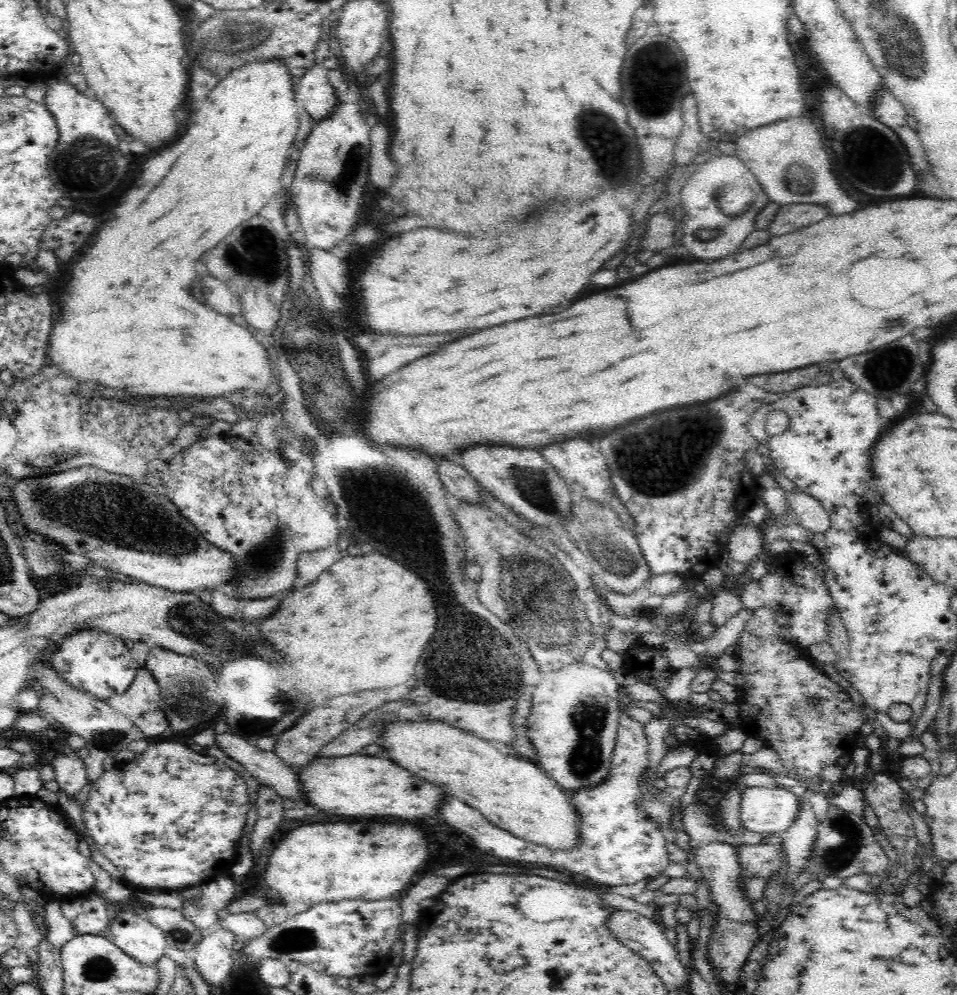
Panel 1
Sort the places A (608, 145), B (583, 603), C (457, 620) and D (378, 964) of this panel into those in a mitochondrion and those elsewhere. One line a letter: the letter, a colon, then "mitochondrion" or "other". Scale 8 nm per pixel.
A: mitochondrion
B: other
C: mitochondrion
D: other

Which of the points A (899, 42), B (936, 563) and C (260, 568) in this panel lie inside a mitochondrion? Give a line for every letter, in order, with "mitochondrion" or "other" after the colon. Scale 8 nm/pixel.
A: mitochondrion
B: other
C: mitochondrion

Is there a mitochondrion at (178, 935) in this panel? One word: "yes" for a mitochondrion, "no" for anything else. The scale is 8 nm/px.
yes

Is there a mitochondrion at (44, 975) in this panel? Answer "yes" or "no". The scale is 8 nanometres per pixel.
no

